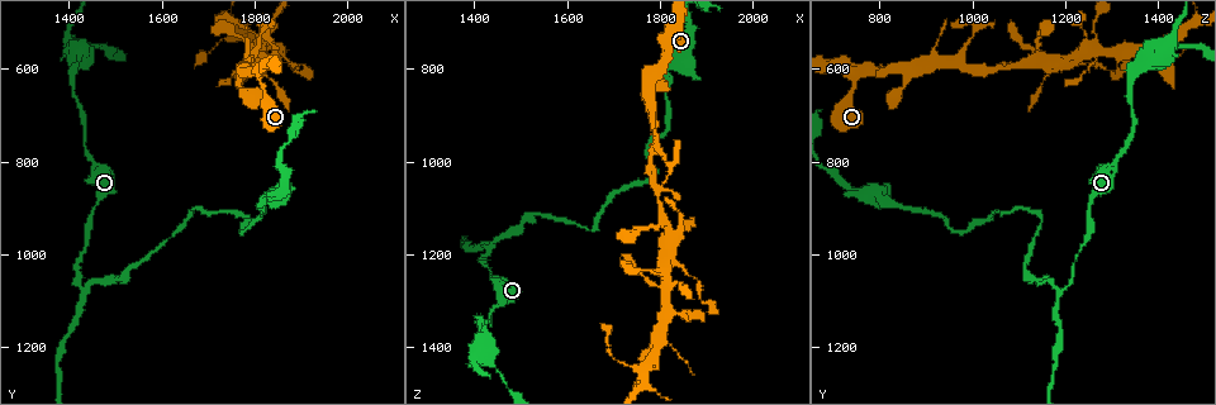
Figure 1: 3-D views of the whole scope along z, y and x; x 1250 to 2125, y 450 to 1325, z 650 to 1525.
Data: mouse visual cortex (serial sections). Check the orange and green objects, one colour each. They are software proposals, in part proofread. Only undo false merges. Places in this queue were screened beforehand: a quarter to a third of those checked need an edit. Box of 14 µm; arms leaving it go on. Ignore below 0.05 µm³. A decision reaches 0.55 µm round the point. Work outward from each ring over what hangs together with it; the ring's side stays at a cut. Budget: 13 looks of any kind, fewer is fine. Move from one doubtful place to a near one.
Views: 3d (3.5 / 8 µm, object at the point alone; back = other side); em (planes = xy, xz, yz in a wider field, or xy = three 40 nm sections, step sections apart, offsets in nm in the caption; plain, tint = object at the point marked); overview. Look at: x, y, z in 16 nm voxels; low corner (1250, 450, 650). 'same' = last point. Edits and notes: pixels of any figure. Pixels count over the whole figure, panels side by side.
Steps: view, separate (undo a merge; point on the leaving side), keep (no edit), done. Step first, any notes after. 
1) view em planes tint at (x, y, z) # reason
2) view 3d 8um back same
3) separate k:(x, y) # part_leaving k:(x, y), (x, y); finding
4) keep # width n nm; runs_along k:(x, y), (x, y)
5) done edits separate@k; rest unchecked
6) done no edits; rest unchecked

view 3d 3.5um at (1435, 1075, 1195) # a fork

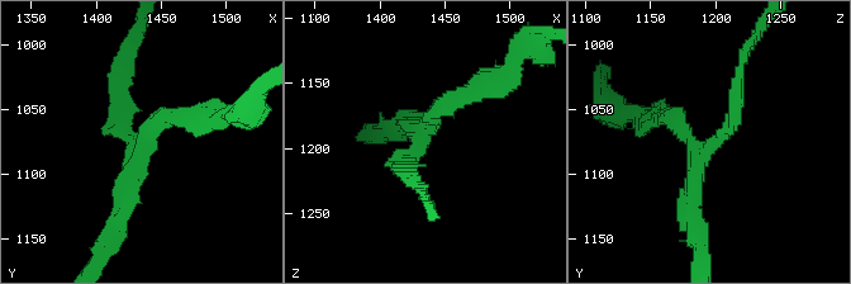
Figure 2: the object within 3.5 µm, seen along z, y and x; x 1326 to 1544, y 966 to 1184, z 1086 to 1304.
keep # all the same cell

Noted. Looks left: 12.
view 3d 3.5um at (1405, 625, 1345) # three arms meet

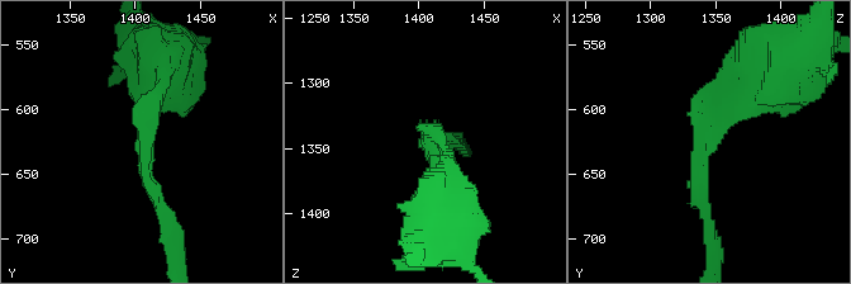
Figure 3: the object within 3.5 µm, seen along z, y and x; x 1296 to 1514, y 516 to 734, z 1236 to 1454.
view em xy step 2 tint at (1408, 624, 1346)

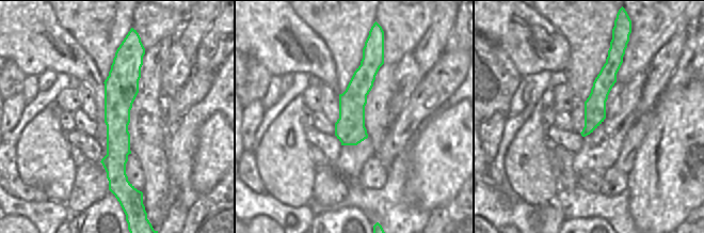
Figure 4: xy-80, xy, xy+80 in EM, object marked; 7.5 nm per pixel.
keep # arm_widths 200, 200, 250 nm; runs_along 4:(125, 50), (113, 189); all the same cell

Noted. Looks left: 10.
view 3d 3.5um at (1405, 540, 1425) # sudden change in width

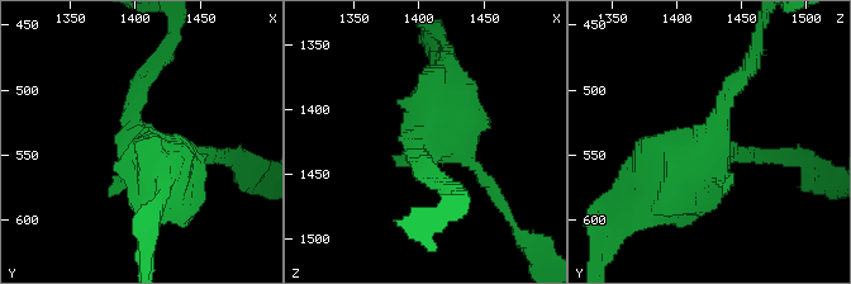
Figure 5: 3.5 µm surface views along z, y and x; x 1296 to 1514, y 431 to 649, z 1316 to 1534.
view em xy step 3 tint at (1404, 542, 1428)

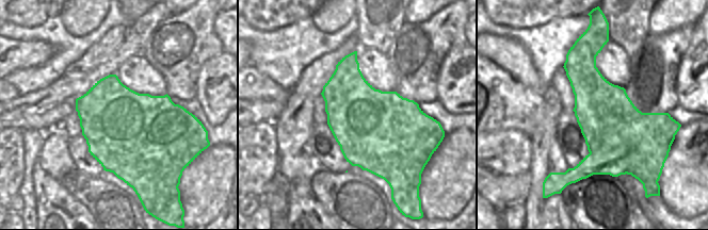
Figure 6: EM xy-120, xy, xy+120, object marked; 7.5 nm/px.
view em planes tint same

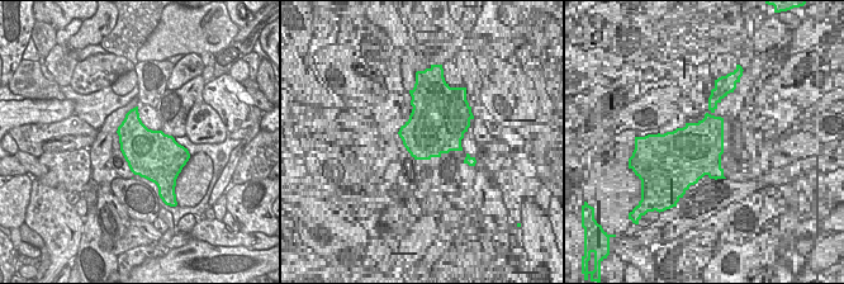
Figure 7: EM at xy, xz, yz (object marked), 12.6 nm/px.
separate 5:(768, 156) # part_leaving 5:(733, 155), (788, 155), (823, 175); two cells meet here

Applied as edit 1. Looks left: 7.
view 3d 8um at (1815, 615, 750) # abrupt turn

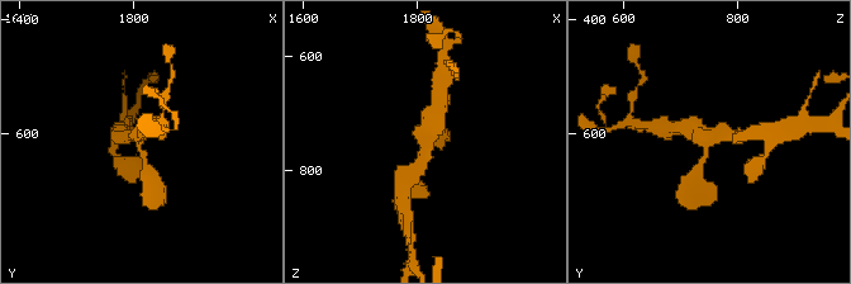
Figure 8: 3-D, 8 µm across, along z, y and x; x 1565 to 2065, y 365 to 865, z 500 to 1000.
view 3d 3.5um at (1805, 620, 745) # zoom in

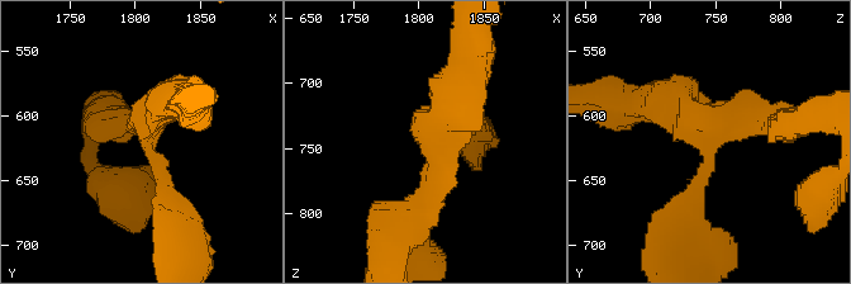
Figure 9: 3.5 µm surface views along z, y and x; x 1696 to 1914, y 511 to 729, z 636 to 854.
view em xy step 5 tint at (1810, 618, 746) # shape alone is not enough

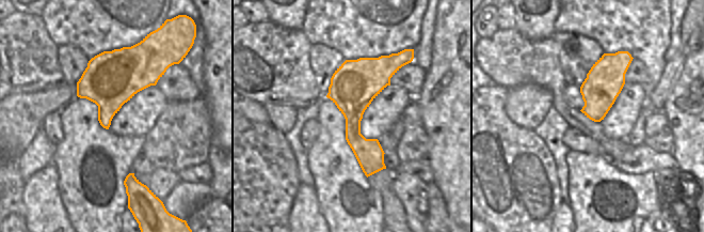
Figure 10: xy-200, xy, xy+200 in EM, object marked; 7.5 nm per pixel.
keep # width 360 nm; runs_along 9:(694, 211), (719, 126), (785, 118); all the same cell

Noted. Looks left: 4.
view 3d 8um at (1775, 600, 850) # a fork

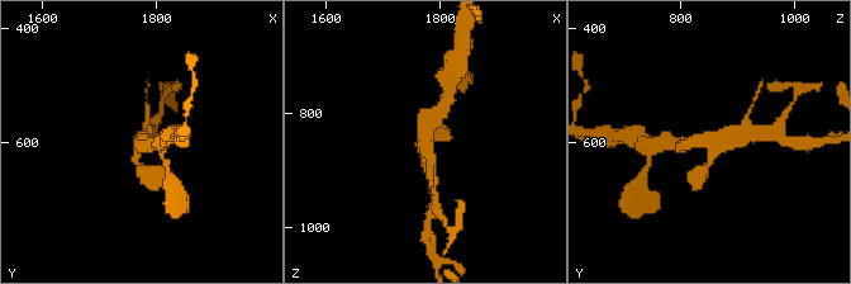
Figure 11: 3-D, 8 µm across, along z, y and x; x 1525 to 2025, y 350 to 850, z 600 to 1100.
view 3d 3.5um at (1770, 600, 850)

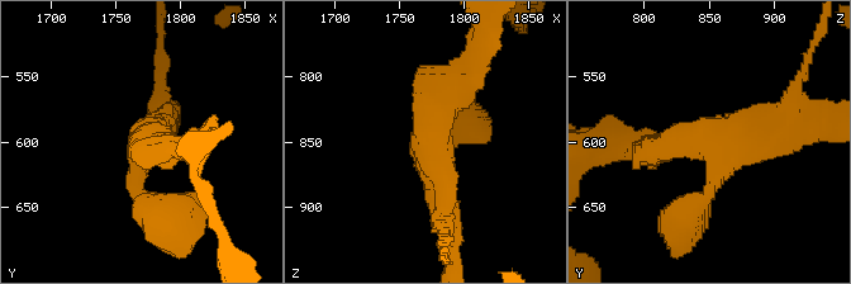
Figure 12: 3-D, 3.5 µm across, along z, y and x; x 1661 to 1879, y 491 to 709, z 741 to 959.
keep # runs_along 12:(469, 81), (429, 110), (445, 221); continuous, no second cell

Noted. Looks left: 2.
done edits separate@5; rest unchecked

